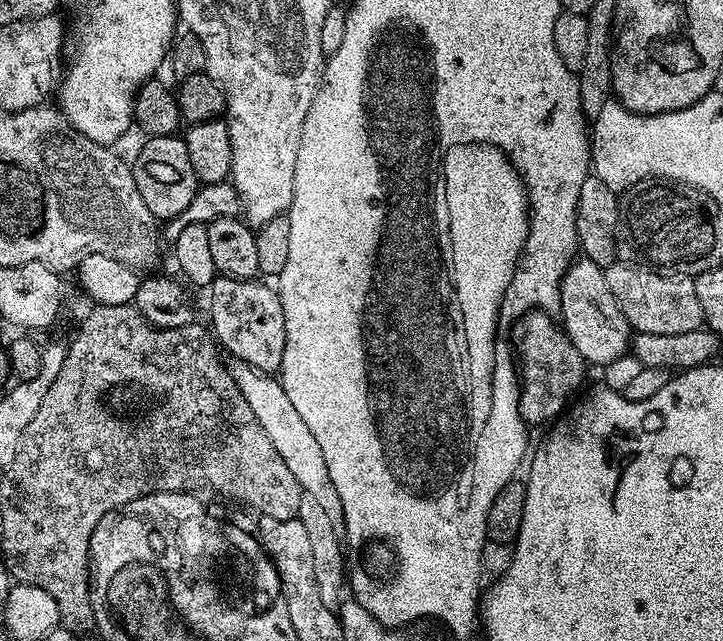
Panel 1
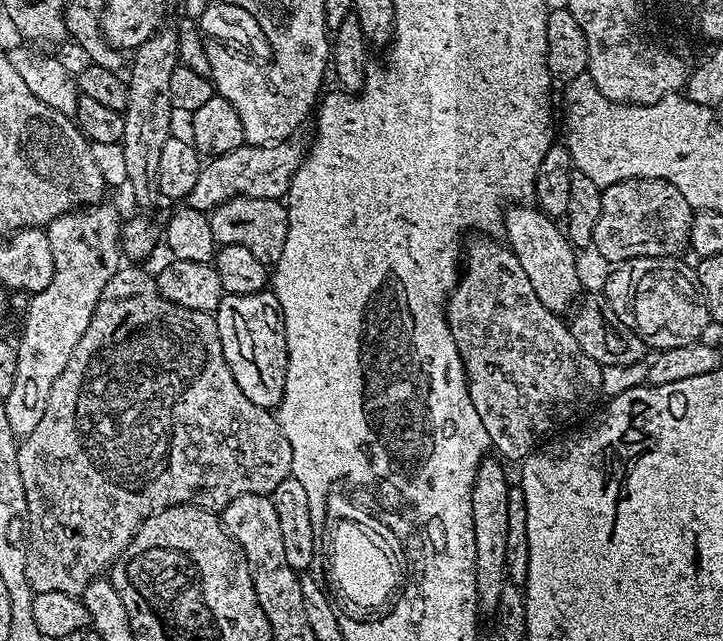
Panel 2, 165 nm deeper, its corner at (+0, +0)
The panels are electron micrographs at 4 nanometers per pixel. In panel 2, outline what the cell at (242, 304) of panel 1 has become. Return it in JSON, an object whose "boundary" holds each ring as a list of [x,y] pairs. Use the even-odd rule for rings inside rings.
{"boundary":[[[271,290],[237,296],[226,294],[214,315],[218,338],[222,342],[222,354],[242,394],[246,394],[246,398],[250,398],[254,406],[279,409],[286,386],[288,351],[284,316],[280,312],[276,295]]]}

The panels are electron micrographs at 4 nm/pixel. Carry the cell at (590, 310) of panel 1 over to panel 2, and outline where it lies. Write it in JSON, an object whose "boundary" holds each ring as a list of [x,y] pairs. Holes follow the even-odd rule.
{"boundary":[[[512,206],[502,216],[502,232],[508,235],[507,247],[516,253],[522,270],[526,270],[526,278],[530,278],[530,286],[534,286],[538,302],[552,312],[564,314],[581,295],[580,272],[576,269],[574,246],[568,241],[565,229],[556,224],[559,223],[553,217],[536,206]]]}

